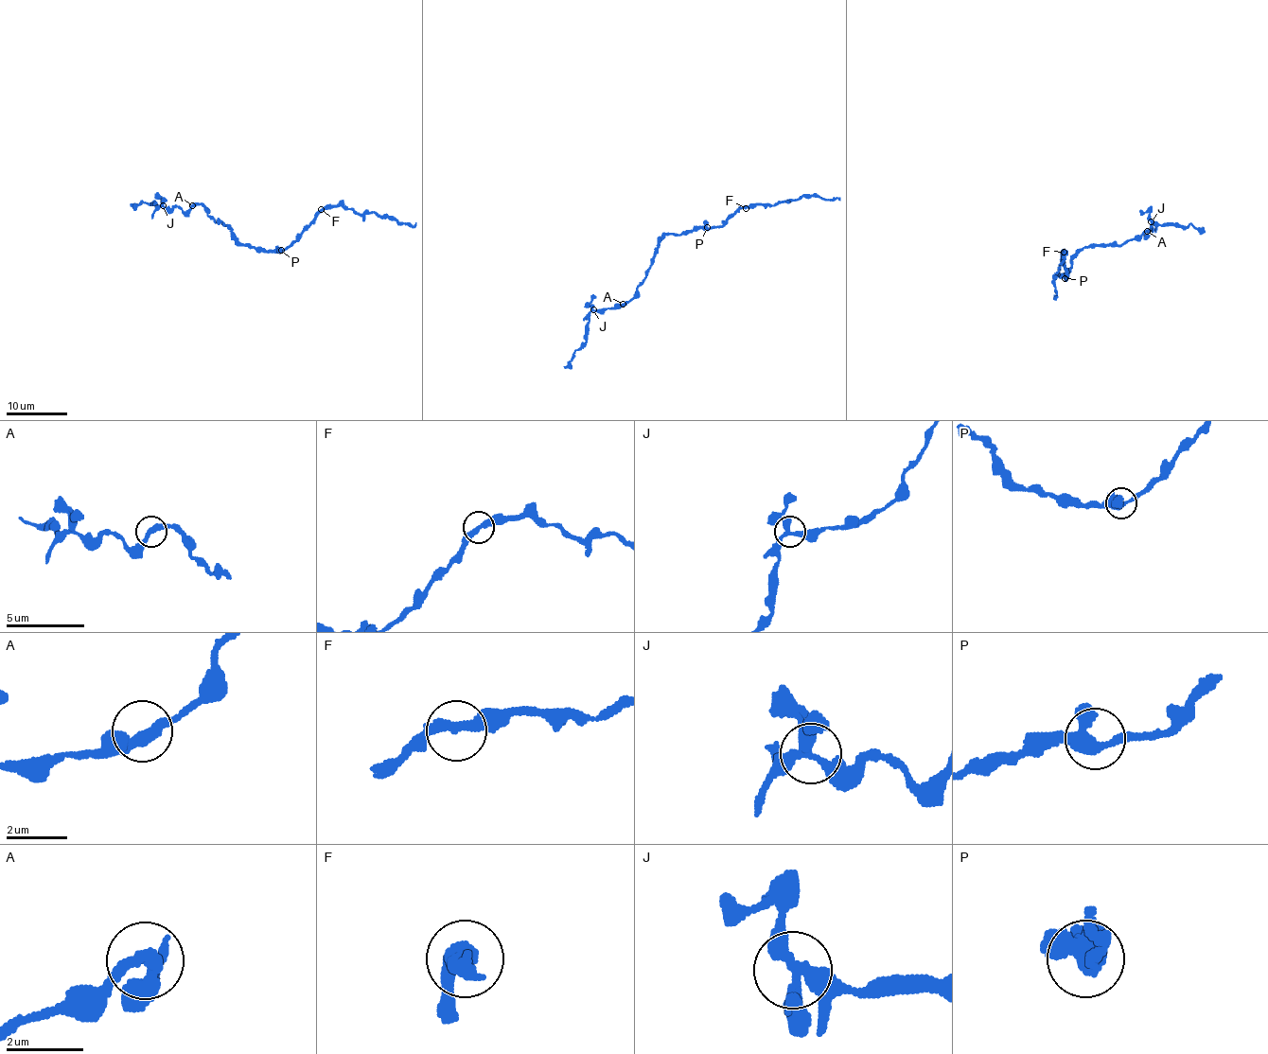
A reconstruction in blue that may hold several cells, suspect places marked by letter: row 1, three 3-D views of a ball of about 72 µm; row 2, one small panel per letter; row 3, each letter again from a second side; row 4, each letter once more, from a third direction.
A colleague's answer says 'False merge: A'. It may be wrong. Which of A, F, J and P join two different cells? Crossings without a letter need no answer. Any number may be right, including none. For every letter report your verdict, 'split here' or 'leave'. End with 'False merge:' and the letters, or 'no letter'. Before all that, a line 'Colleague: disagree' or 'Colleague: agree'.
Colleague: disagree
A: leave
F: leave
J: leave
P: leave
False merge: no letter

